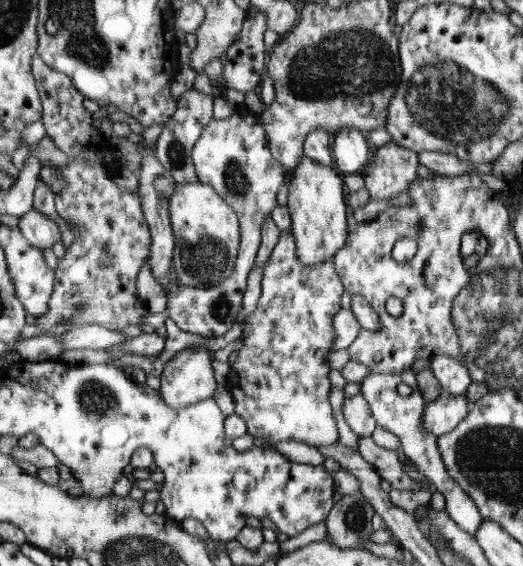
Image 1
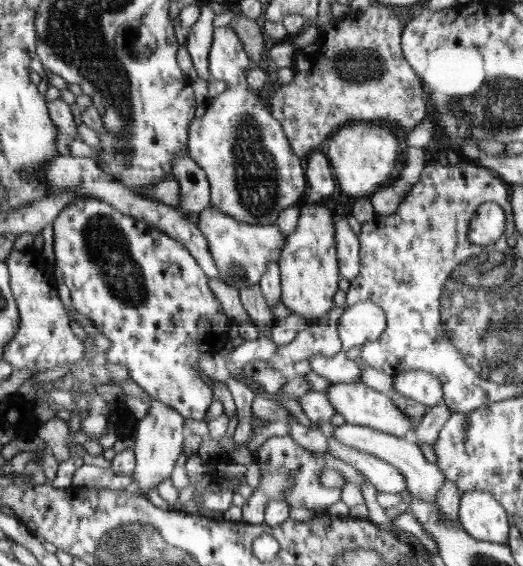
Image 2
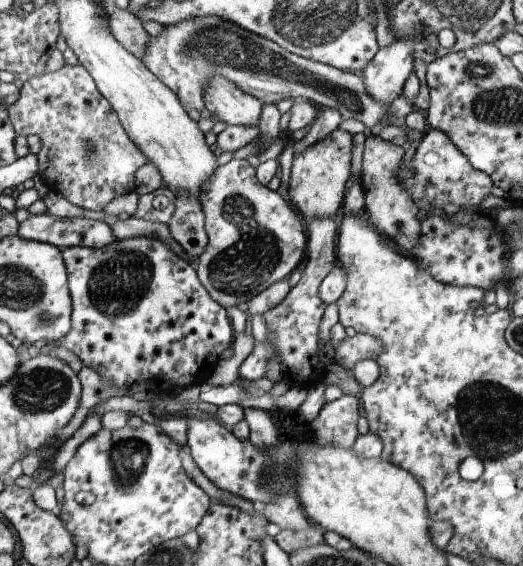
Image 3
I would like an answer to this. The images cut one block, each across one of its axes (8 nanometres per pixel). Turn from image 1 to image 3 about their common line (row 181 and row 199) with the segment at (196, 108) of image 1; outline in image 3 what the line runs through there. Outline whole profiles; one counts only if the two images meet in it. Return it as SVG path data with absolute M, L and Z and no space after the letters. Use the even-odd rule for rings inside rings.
M175 196L176 210L168 223L172 238L180 244L186 260L200 260L208 248L208 236L205 230L205 218L201 202L192 196Z

